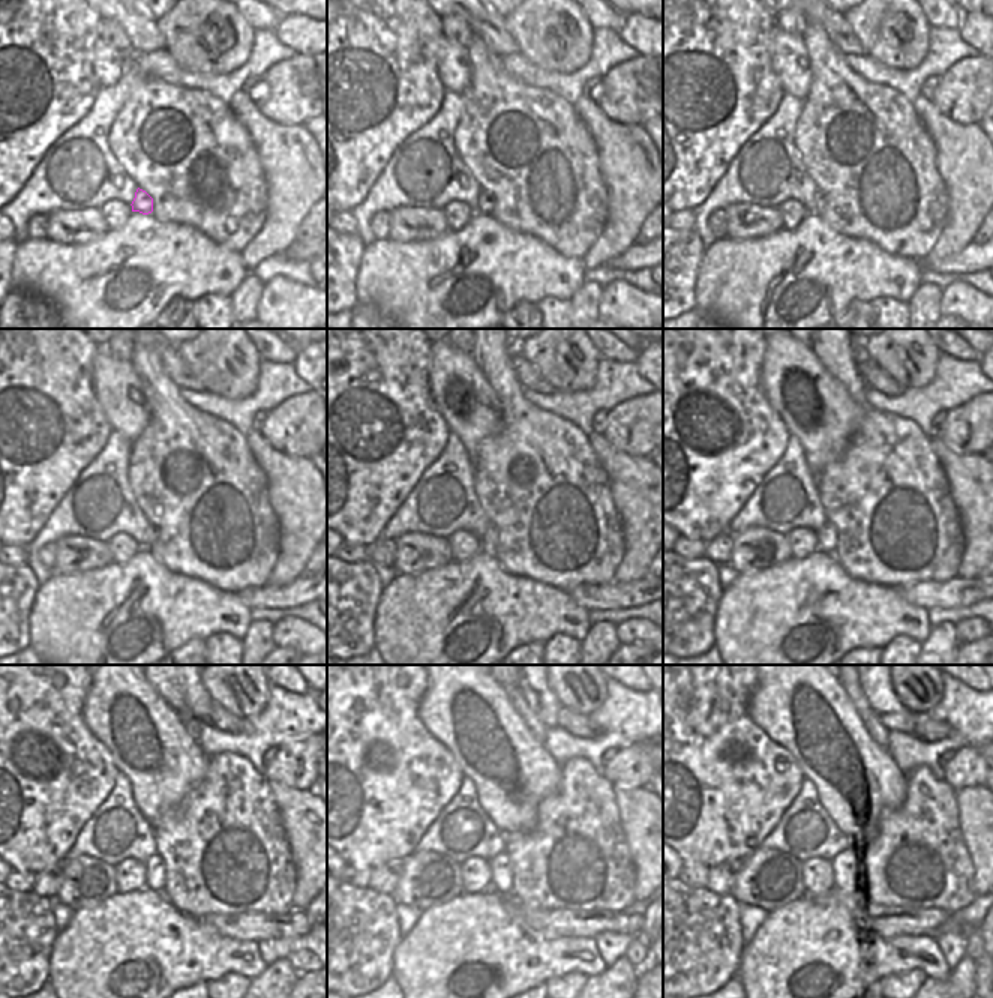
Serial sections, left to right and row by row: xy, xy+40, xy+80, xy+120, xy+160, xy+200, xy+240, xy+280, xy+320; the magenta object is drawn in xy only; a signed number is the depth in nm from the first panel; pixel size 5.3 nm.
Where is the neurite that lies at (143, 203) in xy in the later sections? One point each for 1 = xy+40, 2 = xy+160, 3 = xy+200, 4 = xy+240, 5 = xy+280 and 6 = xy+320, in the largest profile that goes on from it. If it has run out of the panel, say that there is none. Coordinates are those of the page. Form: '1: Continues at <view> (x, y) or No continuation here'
1: Continues at xy+40 (485, 201)
2: Continues at xy+160 (488, 542)
3: Continues at xy+200 (827, 538)
4: Continues at xy+240 (155, 866)
5: Continues at xy+280 (501, 875)
6: Continues at xy+320 (845, 866).

